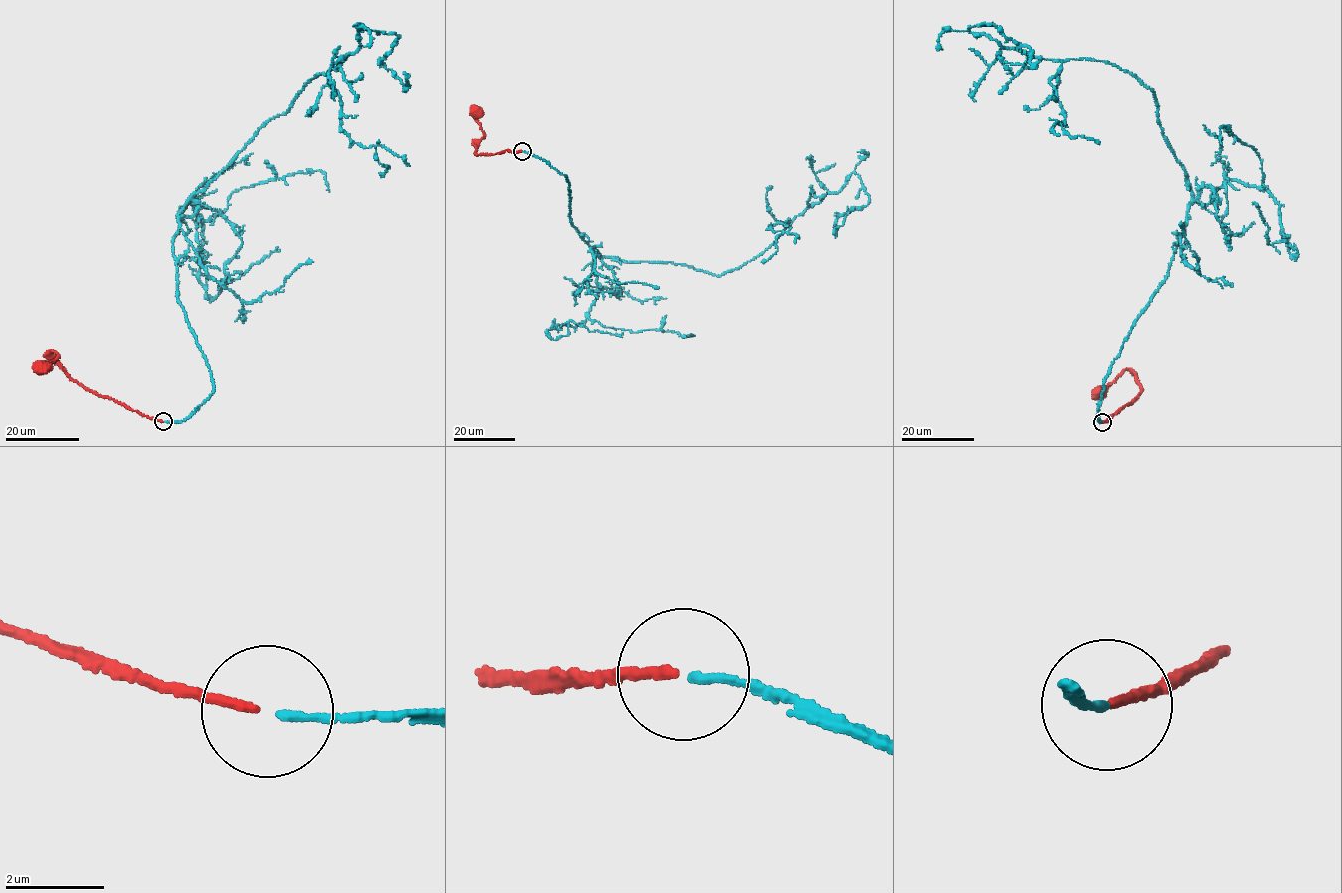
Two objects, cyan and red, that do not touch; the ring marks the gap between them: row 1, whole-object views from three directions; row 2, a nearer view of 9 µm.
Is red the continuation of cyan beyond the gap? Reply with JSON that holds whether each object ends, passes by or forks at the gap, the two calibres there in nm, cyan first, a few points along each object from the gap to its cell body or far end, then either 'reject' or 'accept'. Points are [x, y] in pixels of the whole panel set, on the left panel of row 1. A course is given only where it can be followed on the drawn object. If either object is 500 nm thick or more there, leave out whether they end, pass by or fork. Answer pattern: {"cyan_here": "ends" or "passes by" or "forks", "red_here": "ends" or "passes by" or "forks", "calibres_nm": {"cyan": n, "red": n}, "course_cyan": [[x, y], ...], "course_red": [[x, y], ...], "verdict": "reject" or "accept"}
{"cyan_here": "ends", "red_here": "ends", "calibres_nm": {"cyan": 140, "red": 170}, "course_cyan": [[164, 422], [214, 386], [177, 293], [178, 212], [359, 32], [399, 36], [382, 59], [404, 90], [403, 72]], "course_red": [[163, 421], [77, 383], [54, 351], [58, 355], [44, 363], [42, 372]], "verdict": "accept"}

